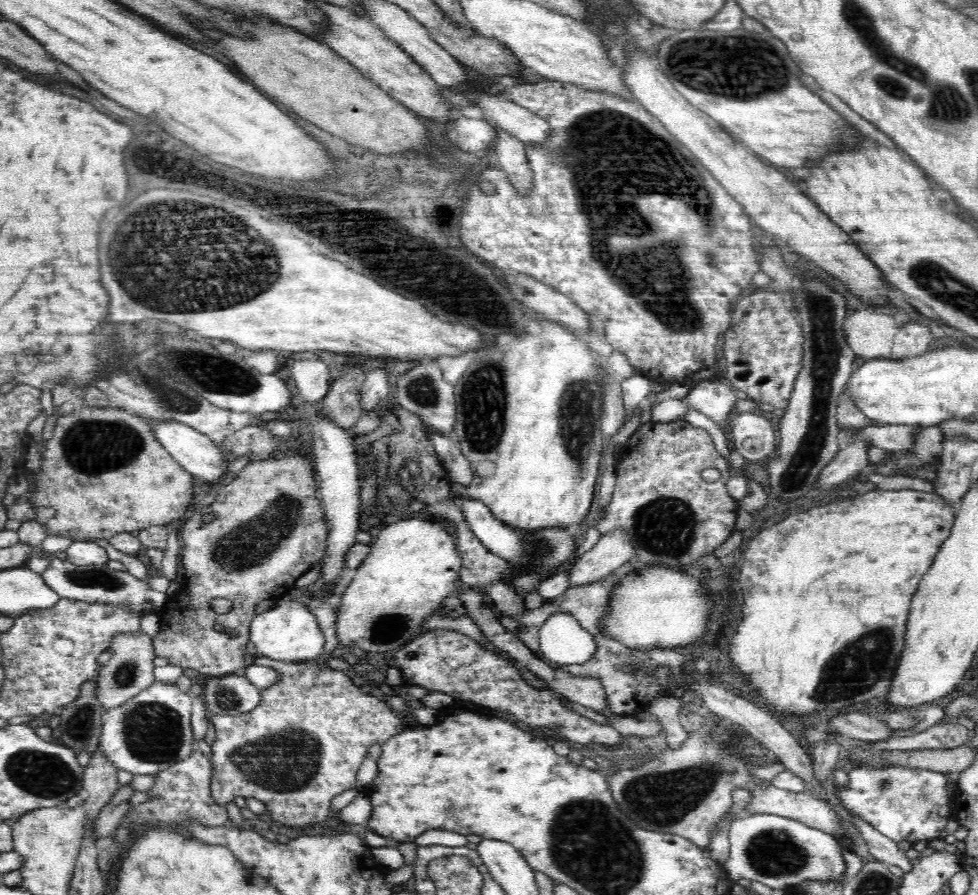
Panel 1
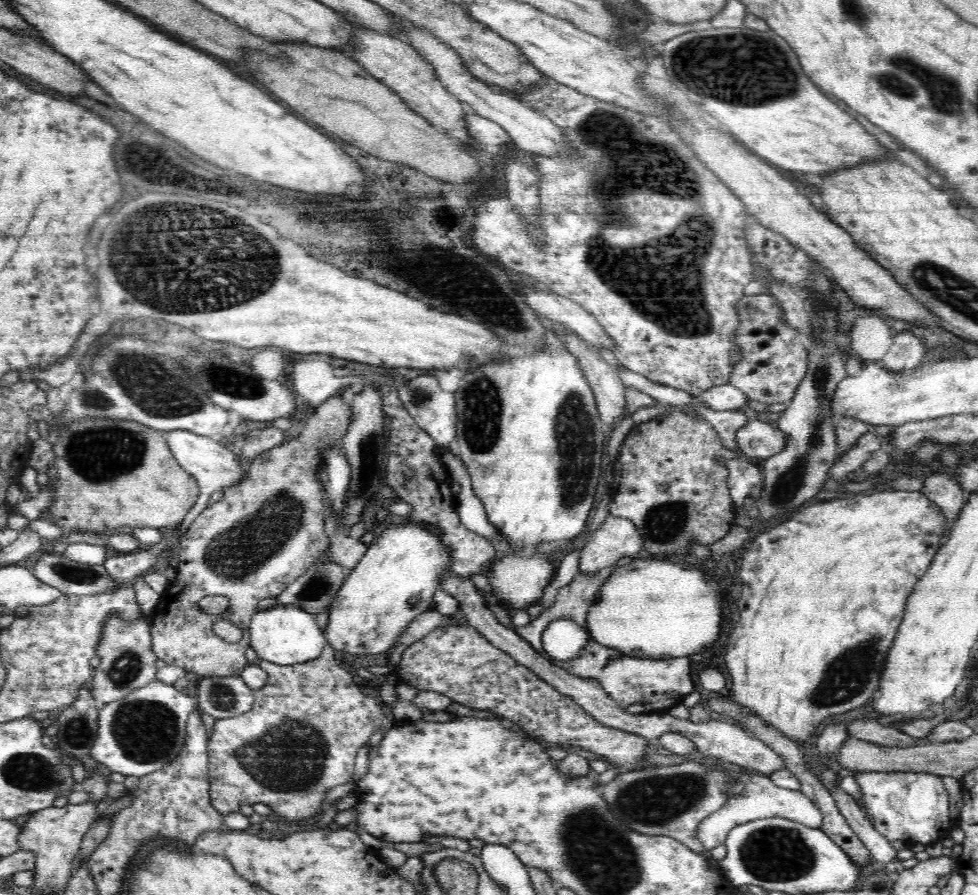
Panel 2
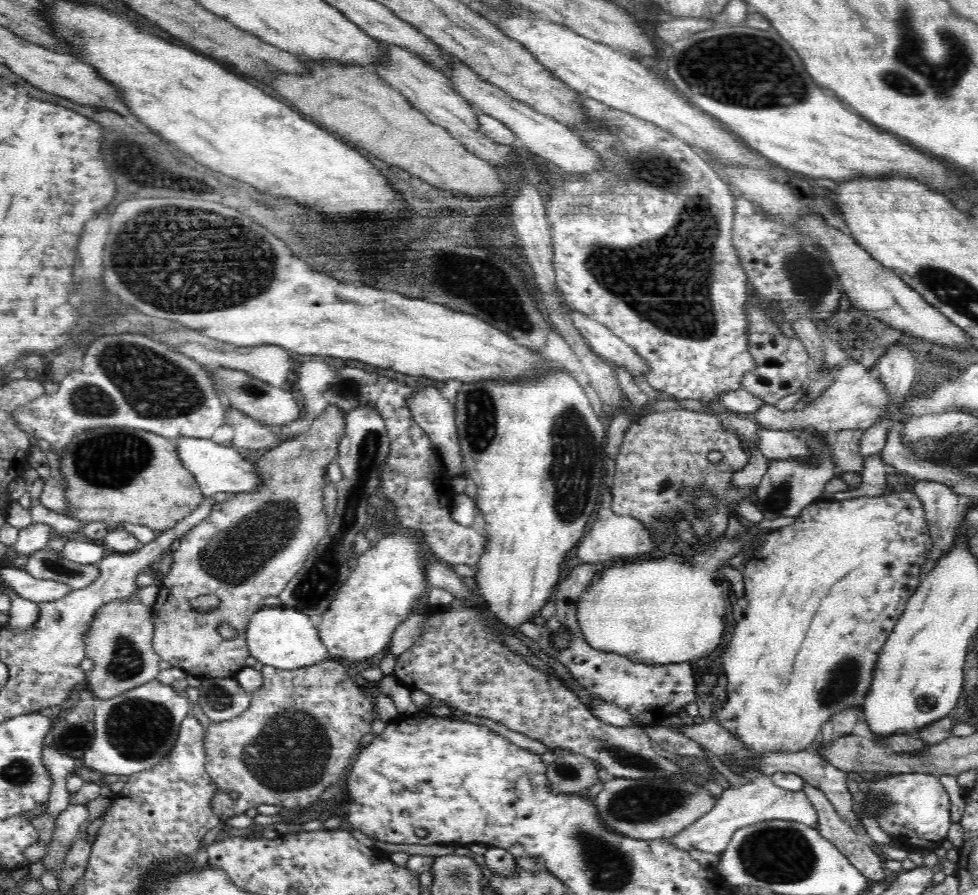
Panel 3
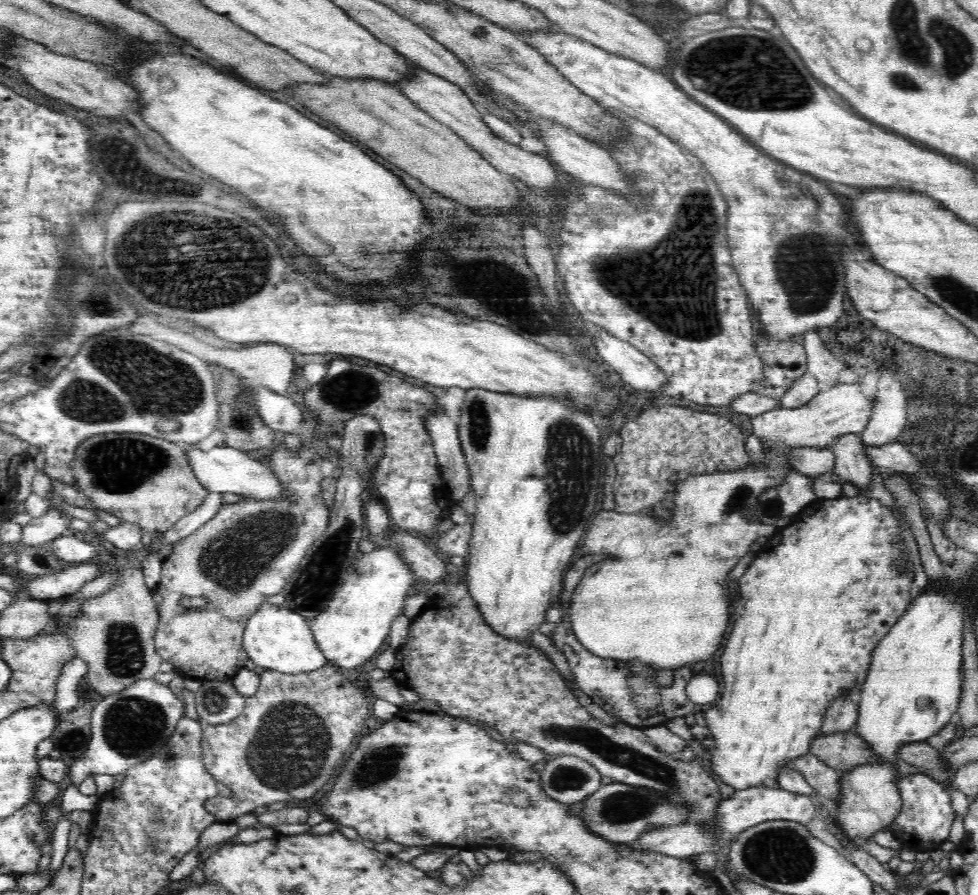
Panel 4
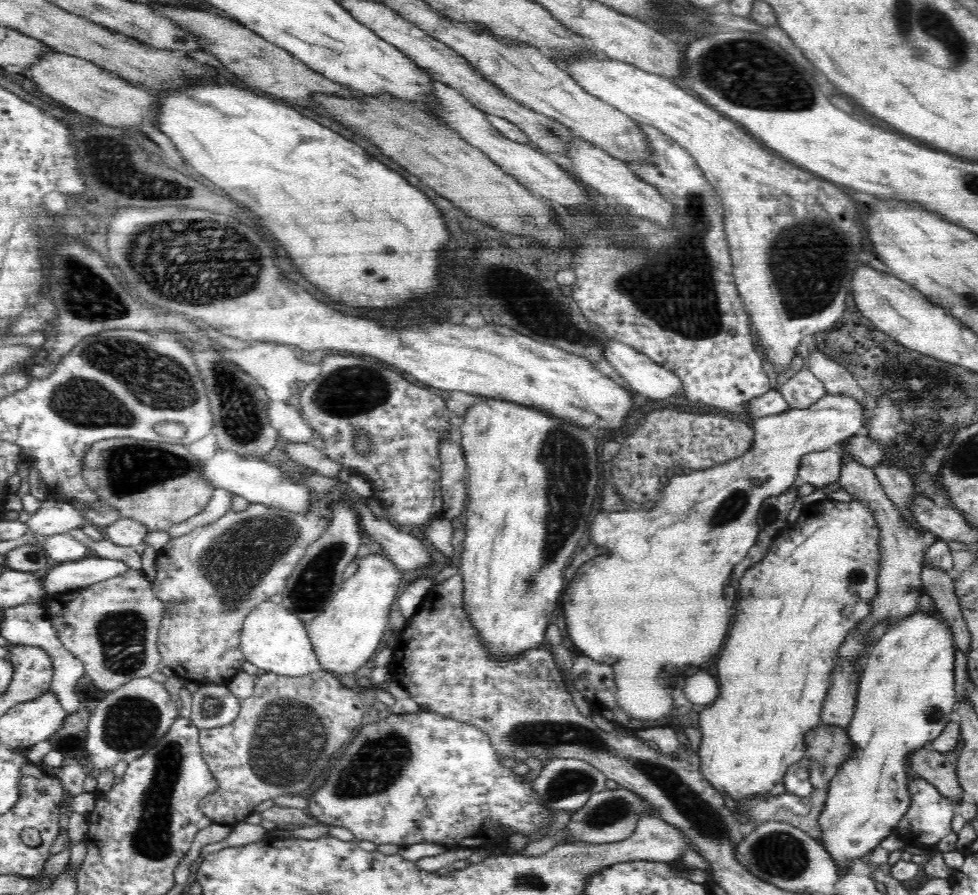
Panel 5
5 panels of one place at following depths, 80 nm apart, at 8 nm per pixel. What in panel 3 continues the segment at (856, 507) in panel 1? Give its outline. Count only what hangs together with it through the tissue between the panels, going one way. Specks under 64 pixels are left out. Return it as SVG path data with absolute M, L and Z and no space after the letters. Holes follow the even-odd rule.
M896 491L889 496L869 498L864 496L840 501L820 499L802 510L789 526L766 532L762 544L757 545L752 558L742 565L744 584L740 592L741 599L740 602L736 601L732 604L736 626L734 626L732 638L724 654L724 674L727 678L724 695L727 696L727 701L721 702L721 709L714 714L713 719L719 726L728 729L732 735L736 735L746 745L746 749L752 751L754 757L770 751L804 751L810 743L818 740L822 726L831 718L832 713L846 710L846 708L860 707L864 696L868 694L870 682L874 678L878 652L882 650L884 642L892 634L909 598L920 585L922 564L927 563L926 556L930 548L935 548L932 535L930 535L930 525L924 514L925 509L921 499L913 491Z

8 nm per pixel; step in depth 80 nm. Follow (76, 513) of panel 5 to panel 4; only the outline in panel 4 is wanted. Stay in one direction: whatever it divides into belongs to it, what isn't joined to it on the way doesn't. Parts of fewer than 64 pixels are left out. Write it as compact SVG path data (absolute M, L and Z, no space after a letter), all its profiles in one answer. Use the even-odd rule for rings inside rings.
M50 507L45 515L34 517L26 526L23 526L18 548L48 545L54 538L70 533L67 527L70 519L71 516Z

